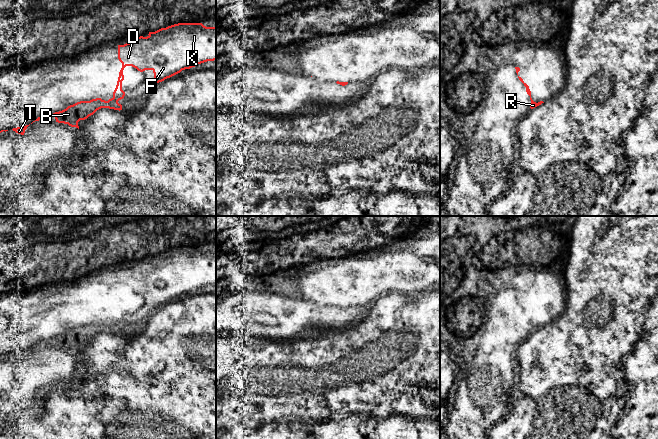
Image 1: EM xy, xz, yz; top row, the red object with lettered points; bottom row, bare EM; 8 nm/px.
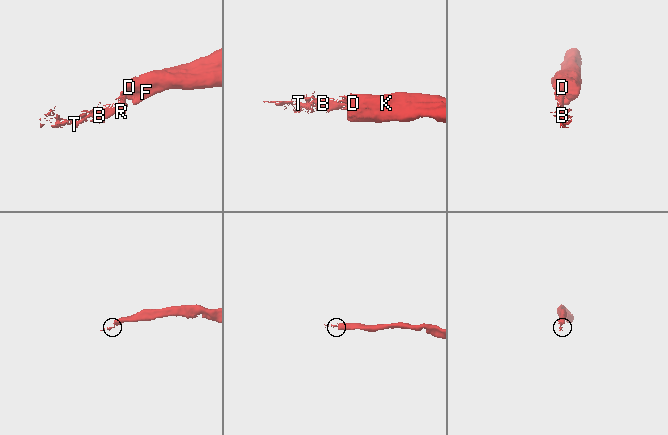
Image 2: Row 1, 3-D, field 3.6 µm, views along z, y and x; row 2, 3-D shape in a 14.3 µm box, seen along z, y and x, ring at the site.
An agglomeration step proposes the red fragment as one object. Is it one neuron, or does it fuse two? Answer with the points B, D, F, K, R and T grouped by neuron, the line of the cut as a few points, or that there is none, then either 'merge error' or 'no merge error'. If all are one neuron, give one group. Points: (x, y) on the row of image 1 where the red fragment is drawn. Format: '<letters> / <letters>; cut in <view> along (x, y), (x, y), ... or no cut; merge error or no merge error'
B D F K R T; no cut; no merge error

